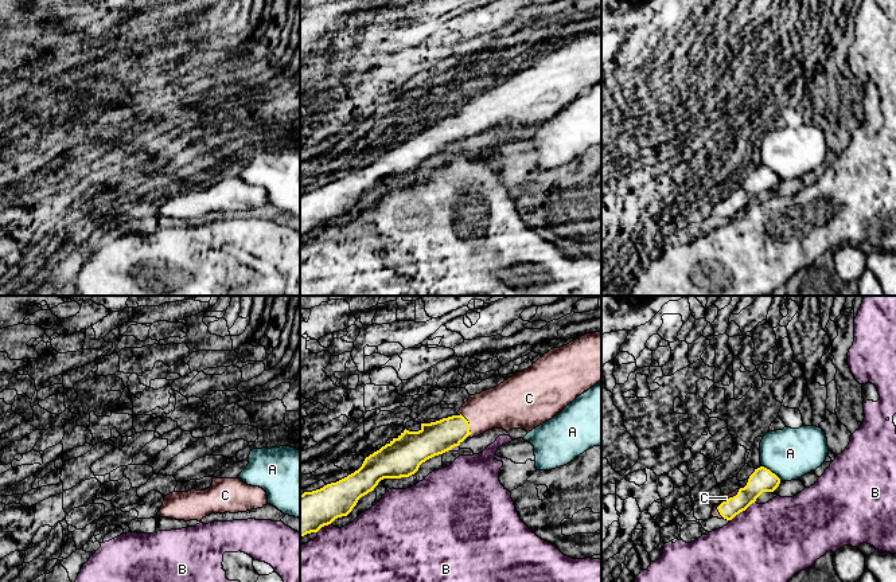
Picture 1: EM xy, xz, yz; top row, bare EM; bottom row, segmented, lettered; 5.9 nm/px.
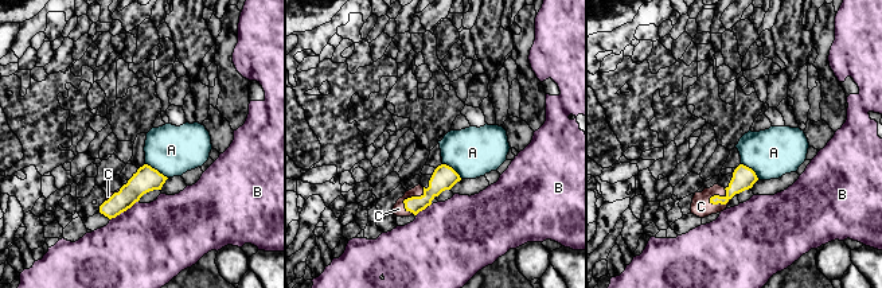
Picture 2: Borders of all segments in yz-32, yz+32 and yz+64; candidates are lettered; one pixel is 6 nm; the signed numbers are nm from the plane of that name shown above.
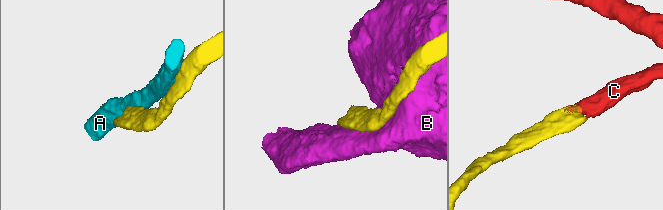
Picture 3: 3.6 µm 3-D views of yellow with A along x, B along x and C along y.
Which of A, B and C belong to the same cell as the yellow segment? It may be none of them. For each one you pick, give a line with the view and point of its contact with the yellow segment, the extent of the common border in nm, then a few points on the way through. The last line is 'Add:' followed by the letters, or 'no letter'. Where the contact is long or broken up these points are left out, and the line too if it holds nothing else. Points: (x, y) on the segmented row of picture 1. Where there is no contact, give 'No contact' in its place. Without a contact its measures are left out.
C: Touches yellow at xz (468, 426). Shared border 160 nm. Path across: xz (435, 438), (460, 426), (468, 426), (483, 411), (505, 406)
Add: C

